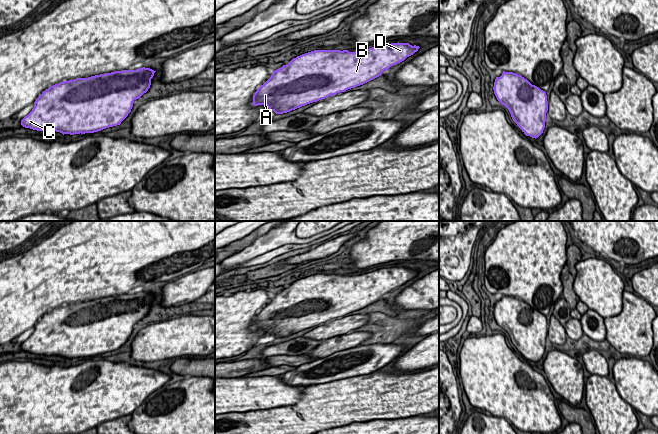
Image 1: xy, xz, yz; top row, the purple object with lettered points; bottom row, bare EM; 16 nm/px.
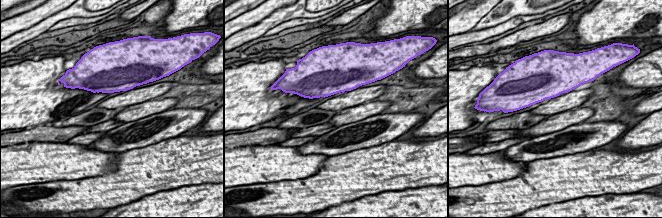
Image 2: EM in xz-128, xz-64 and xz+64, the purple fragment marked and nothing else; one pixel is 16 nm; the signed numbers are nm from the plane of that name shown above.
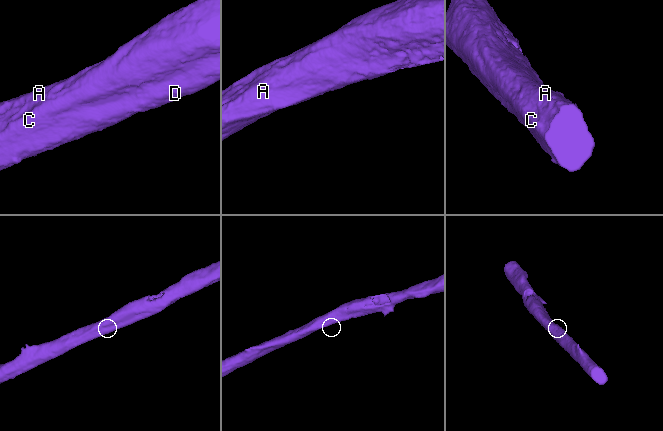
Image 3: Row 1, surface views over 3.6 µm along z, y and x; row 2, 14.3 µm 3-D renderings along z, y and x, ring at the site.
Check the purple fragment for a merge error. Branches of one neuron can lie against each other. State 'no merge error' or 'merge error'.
no merge error

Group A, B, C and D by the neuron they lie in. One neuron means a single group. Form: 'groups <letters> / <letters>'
groups A B C D

